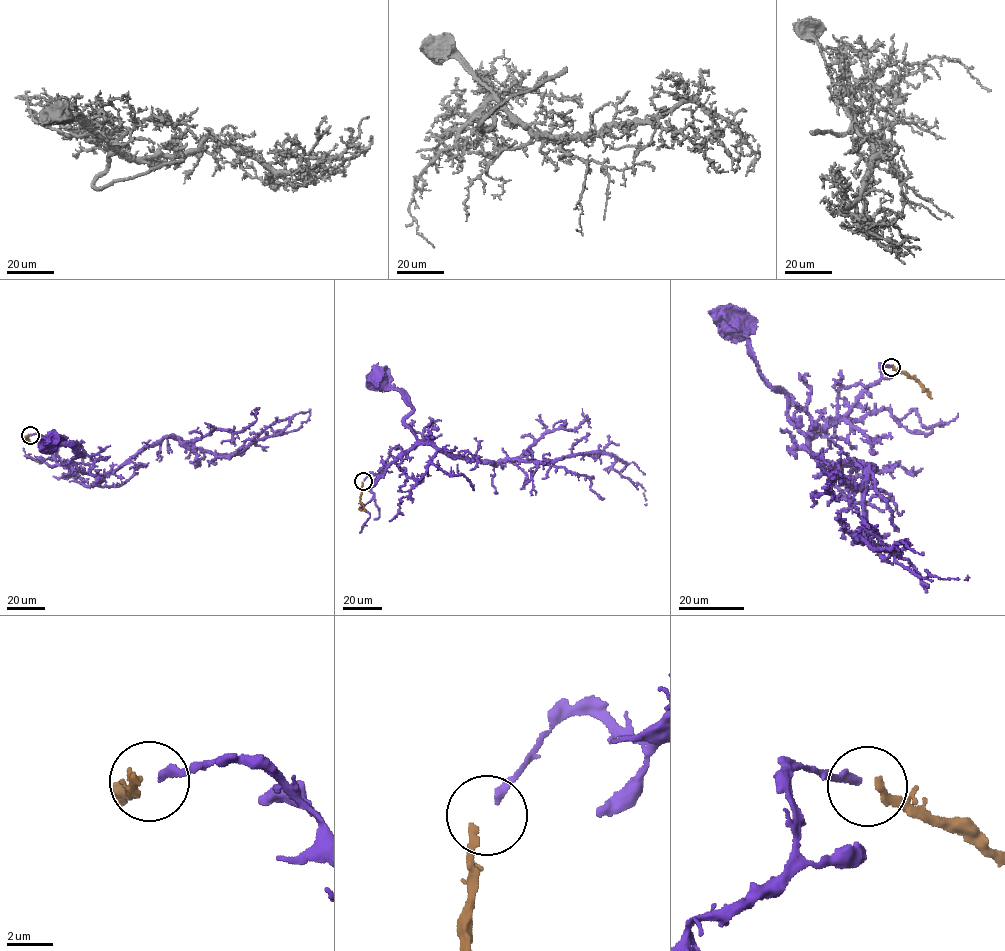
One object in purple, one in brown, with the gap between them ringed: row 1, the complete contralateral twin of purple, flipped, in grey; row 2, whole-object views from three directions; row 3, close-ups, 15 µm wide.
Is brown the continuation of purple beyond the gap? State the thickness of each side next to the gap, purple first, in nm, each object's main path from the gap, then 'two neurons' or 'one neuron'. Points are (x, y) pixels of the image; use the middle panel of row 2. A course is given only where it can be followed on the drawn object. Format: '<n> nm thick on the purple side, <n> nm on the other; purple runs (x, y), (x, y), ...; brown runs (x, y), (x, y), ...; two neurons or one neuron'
340 nm thick on the purple side, 320 nm on the other; purple runs (364, 480), (368, 474), (378, 474), (416, 441), (404, 420), (412, 407), (399, 391), (379, 377); brown runs (362, 482), (360, 502), (364, 510), (359, 508); one neuron

